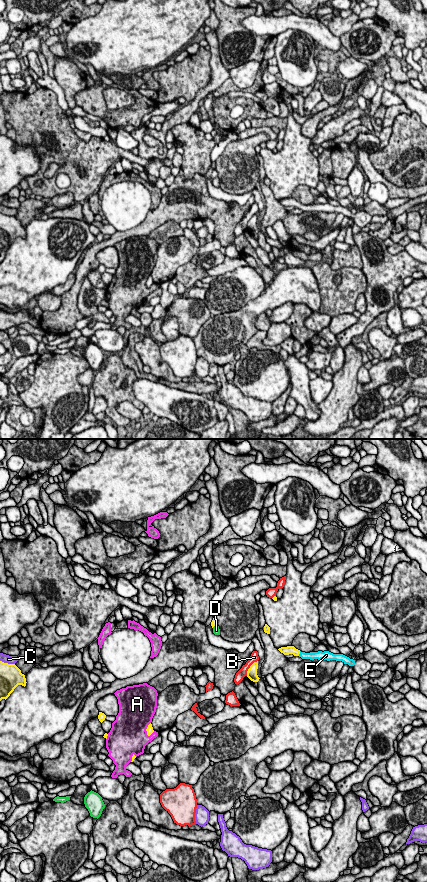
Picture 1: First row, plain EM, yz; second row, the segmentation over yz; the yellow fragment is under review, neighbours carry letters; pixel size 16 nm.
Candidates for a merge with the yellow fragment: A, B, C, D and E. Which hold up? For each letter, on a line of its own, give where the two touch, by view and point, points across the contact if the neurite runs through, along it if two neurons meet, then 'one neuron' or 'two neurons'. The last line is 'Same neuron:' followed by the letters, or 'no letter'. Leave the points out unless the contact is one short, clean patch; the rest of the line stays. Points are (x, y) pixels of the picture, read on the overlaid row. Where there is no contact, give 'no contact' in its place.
A: meets yellow in yz at (146, 729); two neurons
B: meets yellow in yz at (250, 667); two neurons
C: meets yellow in yz at (7, 663); two neurons
D: meets yellow in yz at (214, 625); two neurons
E: meets yellow in yz at (299, 653); runs through yz (287, 650), (299, 653), (312, 655); one neuron
Same neuron: E

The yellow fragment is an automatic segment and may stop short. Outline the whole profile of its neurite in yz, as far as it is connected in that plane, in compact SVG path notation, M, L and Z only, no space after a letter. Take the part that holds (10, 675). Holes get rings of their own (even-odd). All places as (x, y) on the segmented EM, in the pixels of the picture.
M0 661L0 701L7 699L18 685L26 686L25 675L15 664Z

